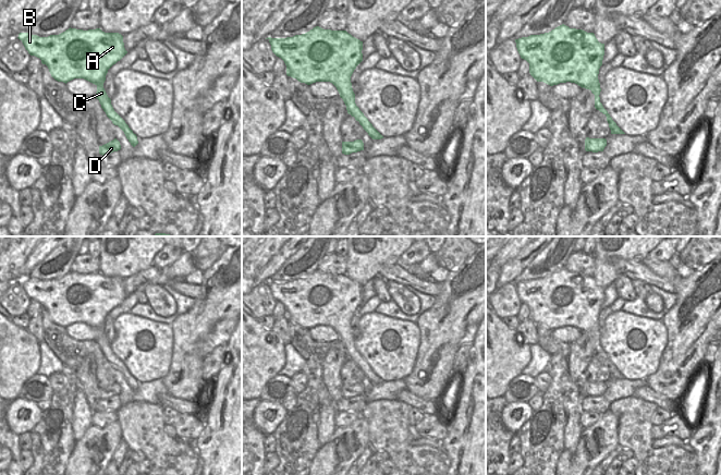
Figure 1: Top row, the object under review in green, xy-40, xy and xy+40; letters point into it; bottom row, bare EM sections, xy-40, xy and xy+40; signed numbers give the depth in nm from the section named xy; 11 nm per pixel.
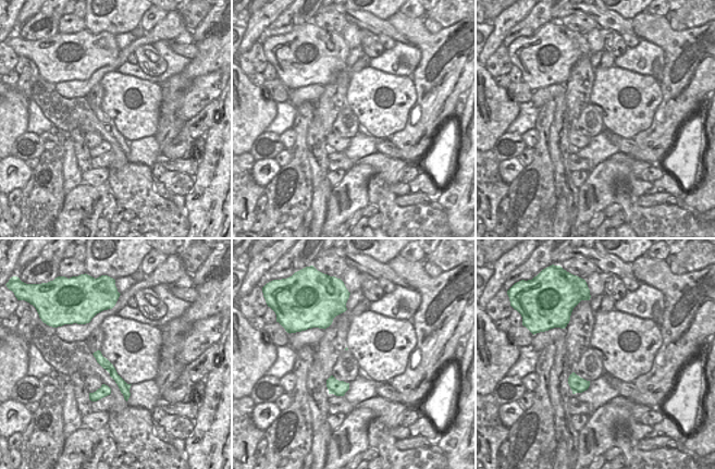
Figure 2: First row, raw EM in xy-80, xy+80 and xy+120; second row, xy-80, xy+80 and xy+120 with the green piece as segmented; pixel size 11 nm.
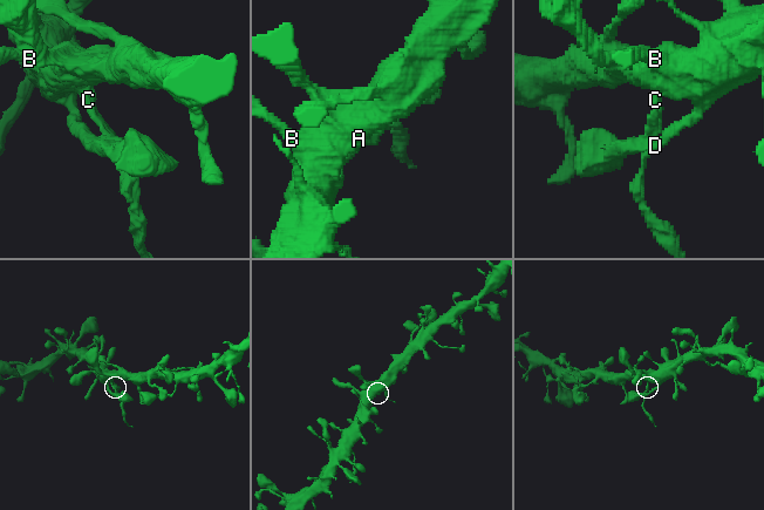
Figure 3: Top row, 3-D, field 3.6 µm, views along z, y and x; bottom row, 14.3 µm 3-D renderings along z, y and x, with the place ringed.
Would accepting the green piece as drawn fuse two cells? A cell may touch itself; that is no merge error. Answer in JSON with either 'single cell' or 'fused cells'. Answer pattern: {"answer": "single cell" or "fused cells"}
{"answer": "fused cells"}

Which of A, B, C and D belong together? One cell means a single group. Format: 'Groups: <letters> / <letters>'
Groups: A B D / C

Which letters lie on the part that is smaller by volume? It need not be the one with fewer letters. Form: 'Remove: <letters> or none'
Remove: C

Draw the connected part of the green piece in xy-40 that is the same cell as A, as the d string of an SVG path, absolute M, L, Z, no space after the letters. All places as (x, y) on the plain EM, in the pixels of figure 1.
M70 271L59 279L48 281L20 277L17 282L30 300L39 302L48 310L56 325L65 328L74 322L84 322L103 331L108 314L127 297L121 278L105 277L100 272L83 275Z

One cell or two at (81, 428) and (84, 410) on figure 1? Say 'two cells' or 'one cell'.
one cell

